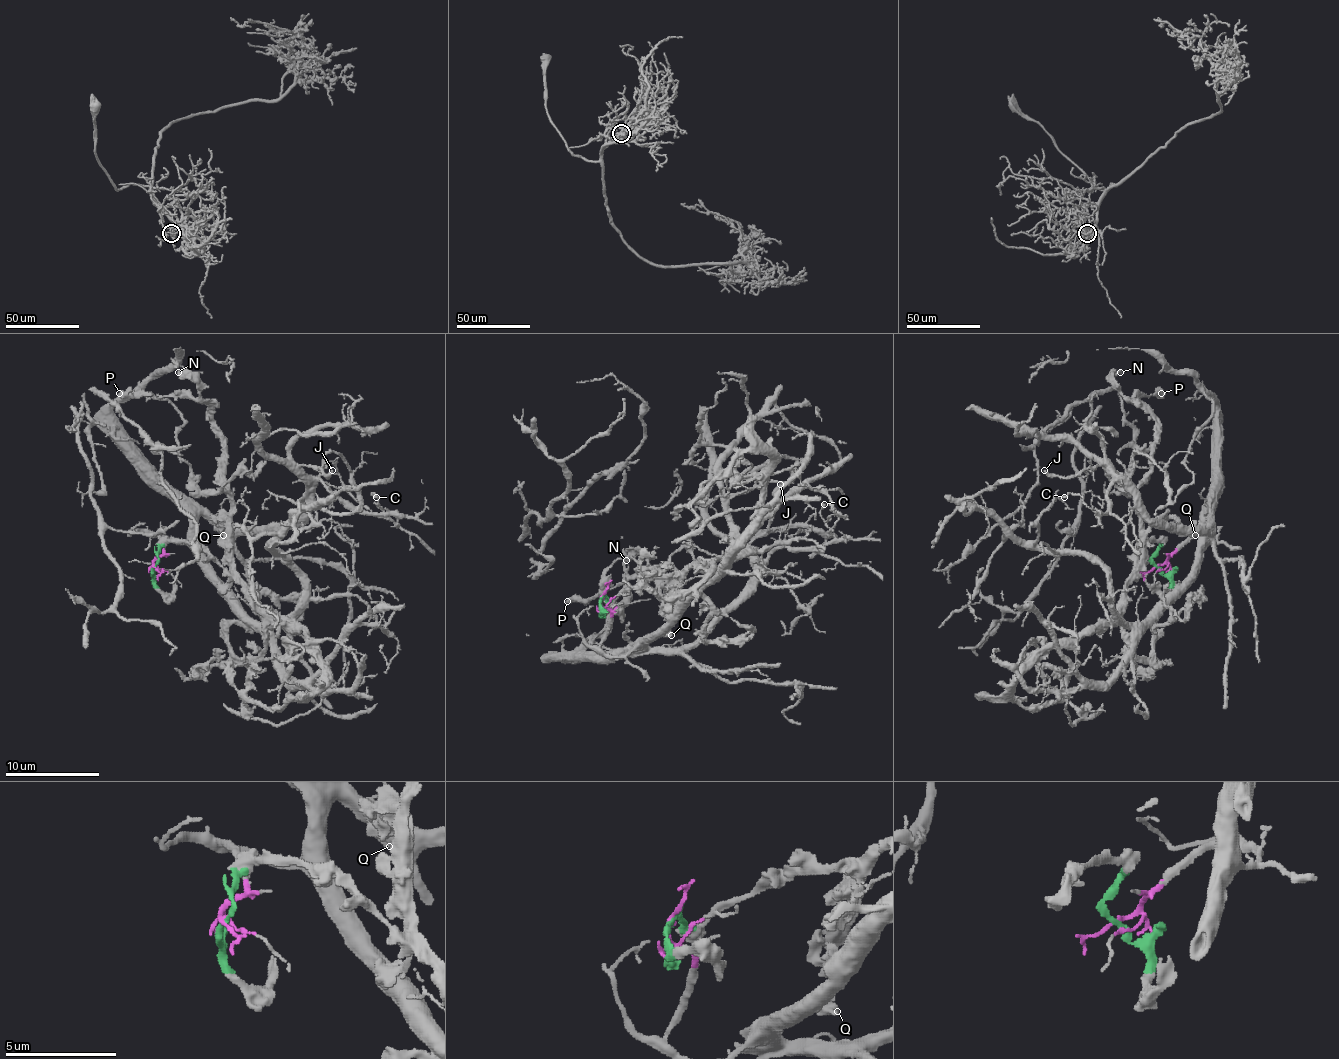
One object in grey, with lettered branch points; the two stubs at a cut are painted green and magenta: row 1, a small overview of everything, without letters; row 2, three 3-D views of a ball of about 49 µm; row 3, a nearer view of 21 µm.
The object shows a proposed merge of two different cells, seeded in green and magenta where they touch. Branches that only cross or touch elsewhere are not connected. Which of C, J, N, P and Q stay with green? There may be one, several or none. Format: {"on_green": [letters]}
{"on_green": ["N", "P", "Q"]}

